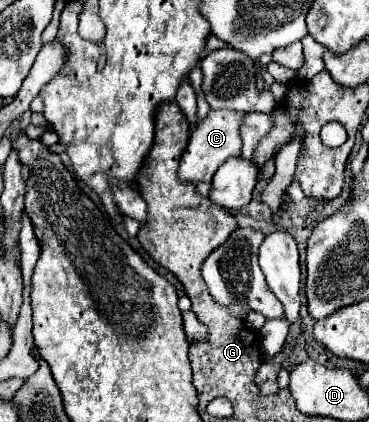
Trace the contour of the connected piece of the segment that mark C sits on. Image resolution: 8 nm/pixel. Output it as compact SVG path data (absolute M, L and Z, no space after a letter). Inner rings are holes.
M210 110L204 120L196 122L196 128L190 134L190 142L180 158L178 178L184 184L198 184L198 182L212 182L214 172L232 156L240 156L242 152L242 140L238 134L238 128L242 124L244 112L234 110Z

